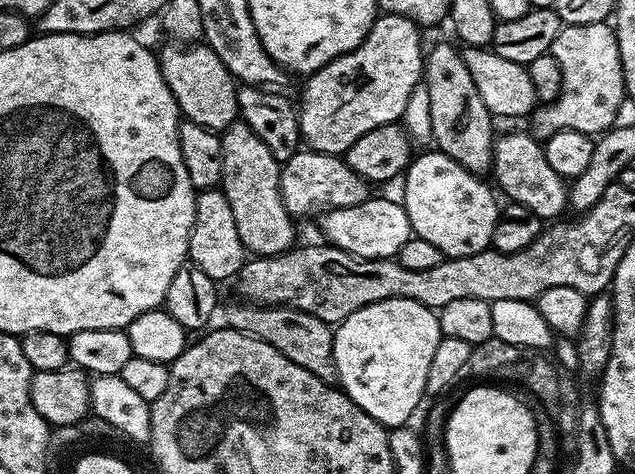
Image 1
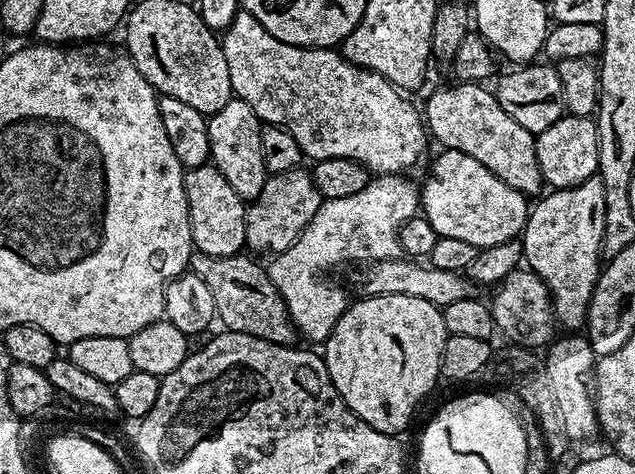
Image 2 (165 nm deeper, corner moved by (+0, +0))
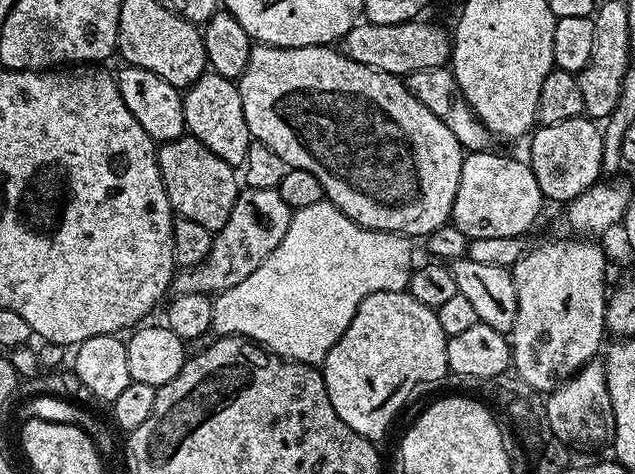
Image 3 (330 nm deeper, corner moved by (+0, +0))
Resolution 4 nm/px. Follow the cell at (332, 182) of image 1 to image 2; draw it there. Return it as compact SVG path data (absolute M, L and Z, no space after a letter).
M301 166L291 168L285 172L273 172L255 200L247 205L244 217L246 218L245 245L253 253L272 252L279 254L306 230L306 226L314 218L322 203L320 192L314 186L311 171Z

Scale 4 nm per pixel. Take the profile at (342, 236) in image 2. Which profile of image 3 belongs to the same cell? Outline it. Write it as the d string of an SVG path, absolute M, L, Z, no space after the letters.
M327 199L314 206L297 208L286 230L286 238L278 242L274 254L267 256L250 278L245 278L238 282L238 286L219 293L213 299L212 332L217 337L243 336L254 340L261 348L283 356L285 360L323 365L334 342L338 342L346 326L350 326L362 298L375 292L403 292L407 289L414 267L412 244L409 237L400 236L397 232L375 232L358 226Z

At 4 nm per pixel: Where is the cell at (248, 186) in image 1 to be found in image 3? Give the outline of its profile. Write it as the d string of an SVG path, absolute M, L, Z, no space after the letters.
M205 70L183 93L184 127L206 150L214 150L222 162L239 169L246 162L253 139L246 126L246 114L242 114L242 98L239 87L222 74Z

